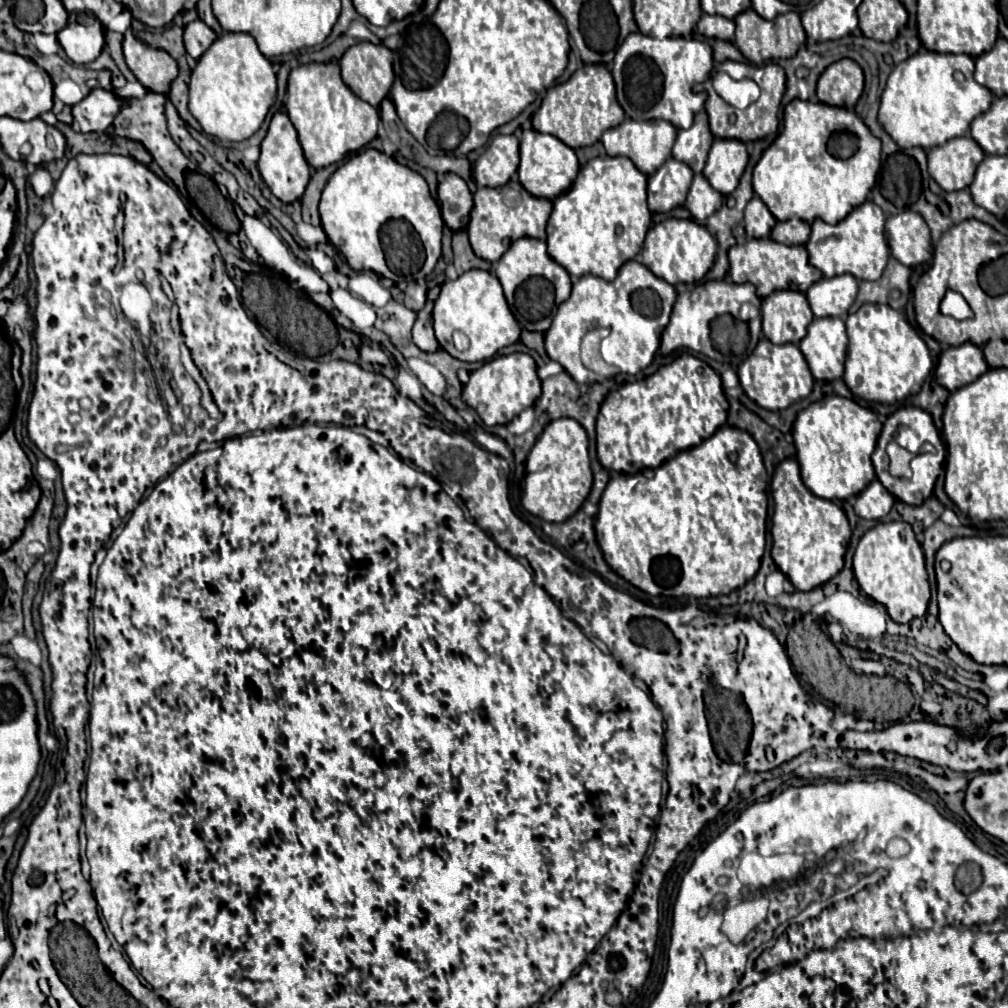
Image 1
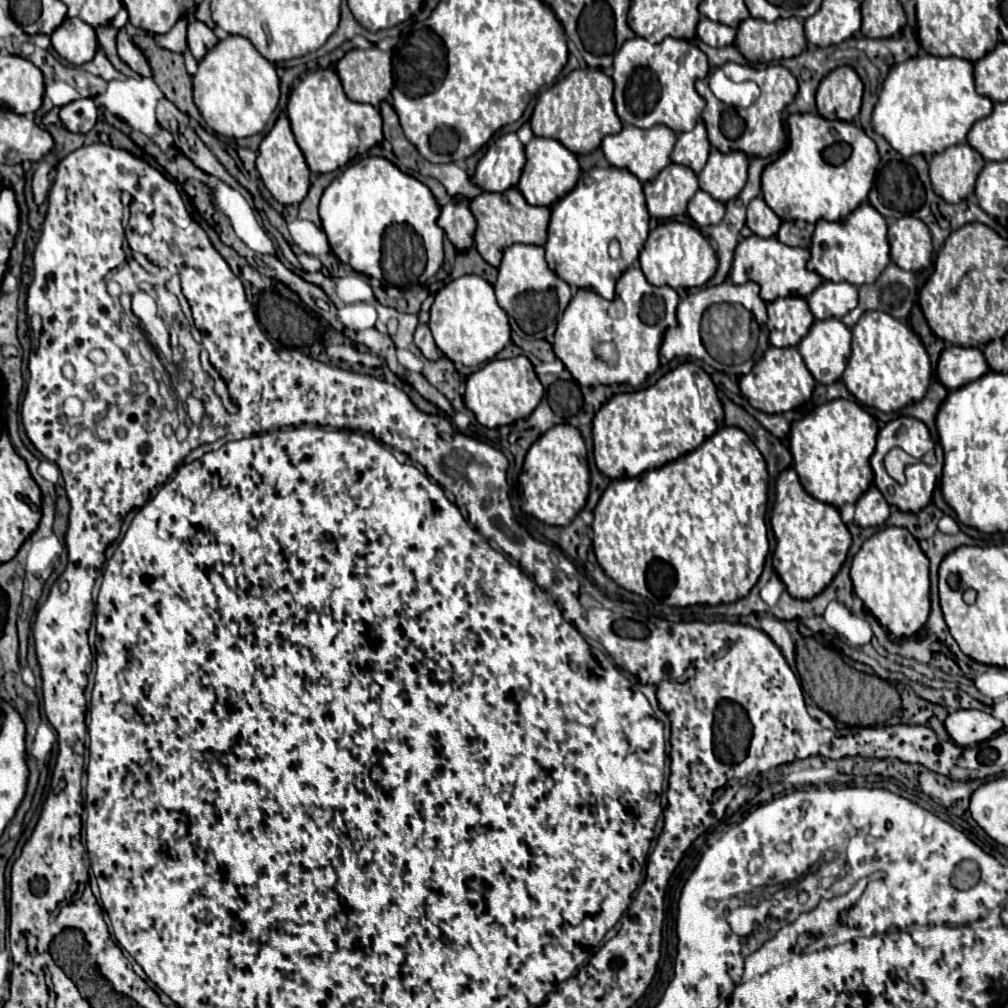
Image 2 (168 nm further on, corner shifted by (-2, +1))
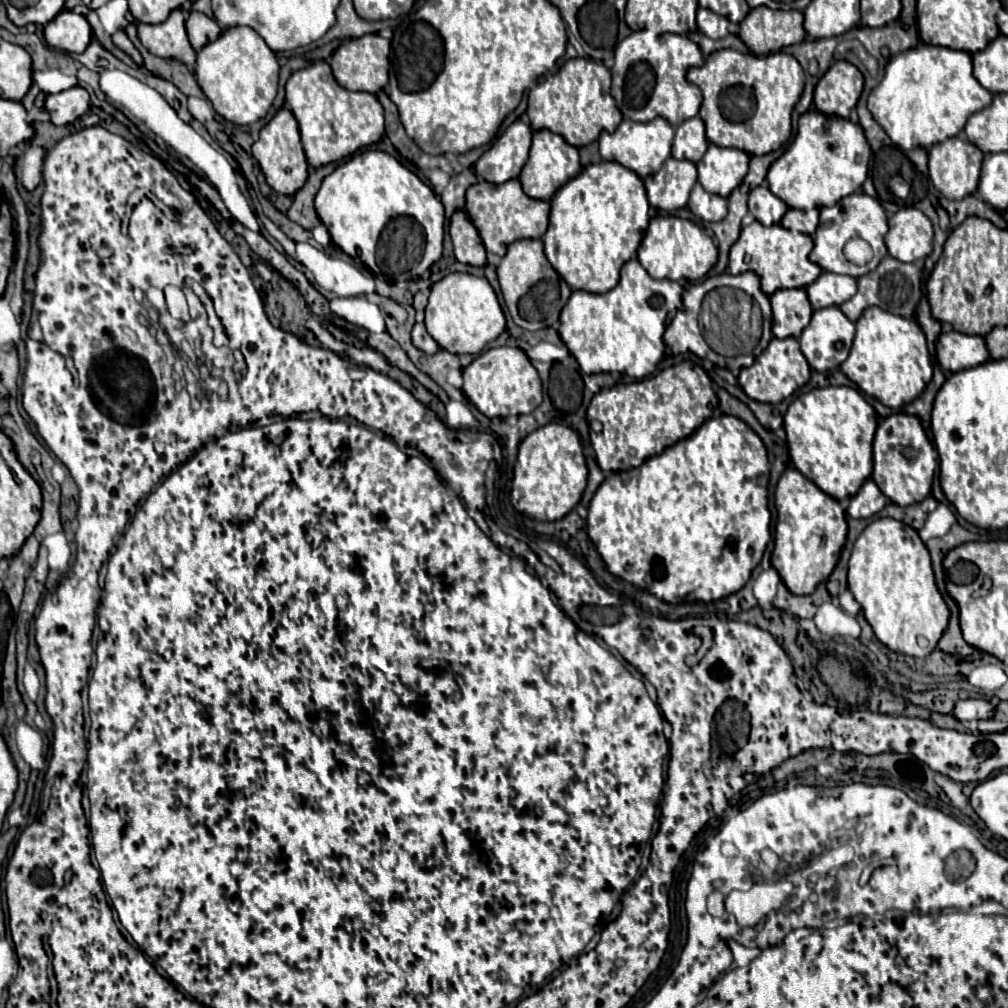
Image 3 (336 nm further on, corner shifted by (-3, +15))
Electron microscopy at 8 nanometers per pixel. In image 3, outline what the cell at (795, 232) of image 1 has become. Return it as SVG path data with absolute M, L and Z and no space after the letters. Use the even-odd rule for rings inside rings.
M789 207L781 219L781 225L791 231L813 235L819 225L821 207L807 207L807 209L793 209Z

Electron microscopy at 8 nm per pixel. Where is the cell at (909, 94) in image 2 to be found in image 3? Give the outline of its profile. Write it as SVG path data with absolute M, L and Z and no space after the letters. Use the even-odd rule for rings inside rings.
M921 43L889 61L881 83L871 91L867 107L891 141L907 151L955 137L965 127L969 115L991 105L991 99L991 91L983 89L973 77L967 51Z

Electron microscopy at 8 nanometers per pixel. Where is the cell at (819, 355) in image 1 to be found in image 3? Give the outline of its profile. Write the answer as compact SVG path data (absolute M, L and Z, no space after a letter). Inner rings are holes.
M825 307L813 313L811 323L803 329L799 343L805 359L809 361L811 369L815 371L835 371L841 367L841 363L847 359L851 343L855 337L855 323L845 317L845 313L839 307Z

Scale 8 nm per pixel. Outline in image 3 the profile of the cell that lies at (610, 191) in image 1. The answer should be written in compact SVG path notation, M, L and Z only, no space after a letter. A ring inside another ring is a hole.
M601 161L583 167L577 177L567 181L551 199L549 229L543 237L545 255L555 271L569 283L571 289L585 289L591 293L607 293L619 283L619 269L625 261L637 255L637 247L649 225L649 201L641 177L617 161Z

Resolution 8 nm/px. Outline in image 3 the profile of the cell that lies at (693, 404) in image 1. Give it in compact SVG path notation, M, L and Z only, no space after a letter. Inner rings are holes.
M691 361L663 369L659 375L637 383L619 383L601 389L587 409L587 421L593 425L593 431L589 431L591 445L599 467L615 473L639 467L645 459L689 437L705 419L713 417L713 407L717 409L713 399L715 391L709 375Z

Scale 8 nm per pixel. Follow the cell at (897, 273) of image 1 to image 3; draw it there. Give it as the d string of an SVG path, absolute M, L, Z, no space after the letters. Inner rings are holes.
M889 255L883 257L881 265L875 271L871 271L871 273L857 279L859 289L849 301L843 303L843 307L841 307L843 313L851 321L857 321L863 309L877 305L877 307L881 307L889 313L897 313L901 317L913 317L913 311L915 311L915 307L921 299L921 269L913 263L903 263L903 275L897 273L897 271L899 271L899 261L895 257L889 257Z

